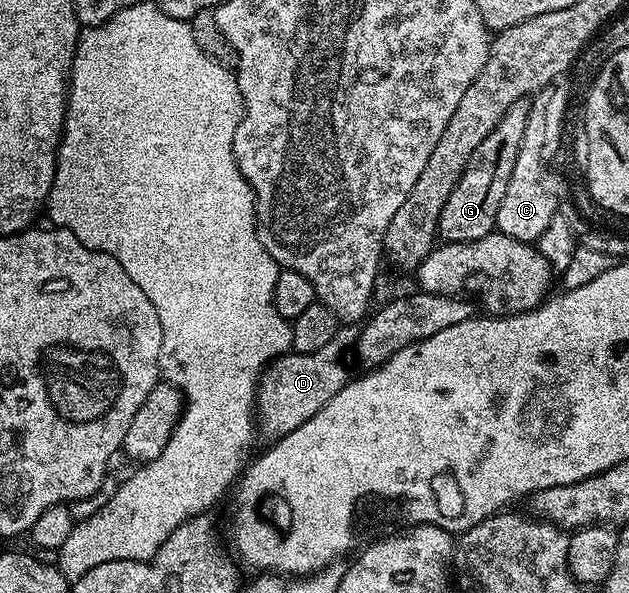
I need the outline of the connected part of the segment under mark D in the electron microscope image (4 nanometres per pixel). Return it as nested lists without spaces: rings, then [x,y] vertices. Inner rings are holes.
[[[353,325],[338,326],[335,337],[315,353],[299,355],[286,353],[280,359],[274,359],[257,384],[255,404],[255,423],[266,435],[266,440],[276,441],[281,436],[299,429],[303,421],[311,421],[339,389],[343,389],[351,378],[351,372],[345,368],[345,350],[352,348],[357,341],[358,328]]]

